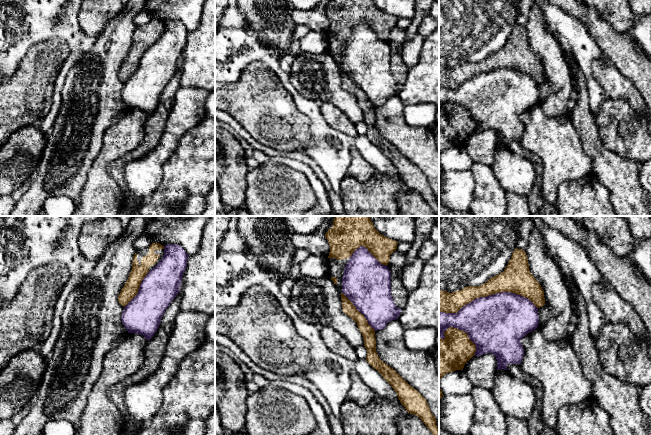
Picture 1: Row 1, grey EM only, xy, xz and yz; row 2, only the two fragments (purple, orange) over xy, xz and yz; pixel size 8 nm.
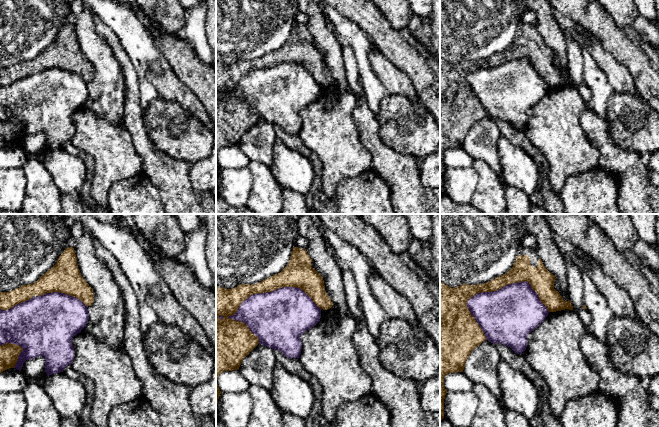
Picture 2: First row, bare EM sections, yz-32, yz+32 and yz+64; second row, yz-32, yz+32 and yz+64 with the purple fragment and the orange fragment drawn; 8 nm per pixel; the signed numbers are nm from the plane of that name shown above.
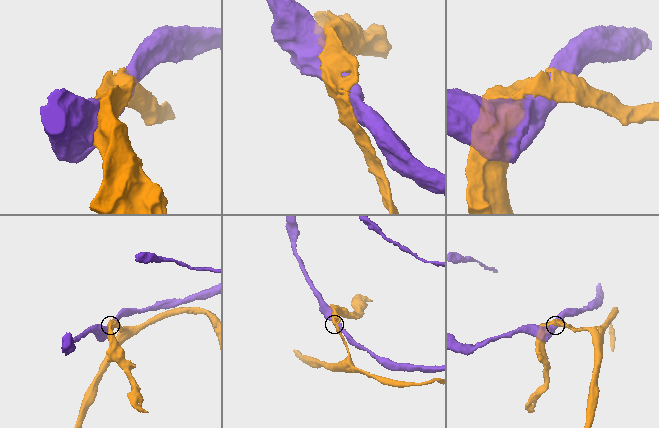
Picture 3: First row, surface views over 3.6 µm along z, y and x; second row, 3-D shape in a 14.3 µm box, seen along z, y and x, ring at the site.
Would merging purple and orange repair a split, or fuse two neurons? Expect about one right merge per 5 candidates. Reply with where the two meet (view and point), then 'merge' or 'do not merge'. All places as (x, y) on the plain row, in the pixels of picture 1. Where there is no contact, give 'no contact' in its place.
contact yz (489, 71); do not merge

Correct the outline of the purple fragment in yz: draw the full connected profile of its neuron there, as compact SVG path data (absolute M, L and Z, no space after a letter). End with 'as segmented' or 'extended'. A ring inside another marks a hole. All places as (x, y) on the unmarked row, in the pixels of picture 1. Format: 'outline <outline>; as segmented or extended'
outline M501 68L474 75L463 82L457 89L439 89L439 114L444 115L444 108L449 104L457 104L468 110L475 120L474 132L492 129L497 135L497 146L507 146L508 140L520 140L524 132L521 115L538 103L538 84L521 71Z; as segmented

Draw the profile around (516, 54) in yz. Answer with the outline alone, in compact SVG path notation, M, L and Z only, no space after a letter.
M516 24L504 47L480 62L468 62L452 69L439 66L439 89L457 89L476 74L511 68L528 74L537 84L545 81L544 67L529 46L526 28Z

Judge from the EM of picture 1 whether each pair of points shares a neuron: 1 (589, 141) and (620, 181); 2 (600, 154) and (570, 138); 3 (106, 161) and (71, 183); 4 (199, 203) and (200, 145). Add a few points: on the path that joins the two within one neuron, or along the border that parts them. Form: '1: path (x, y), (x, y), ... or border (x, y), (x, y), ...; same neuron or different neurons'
1: path (597, 151), (613, 171); same neuron
2: border (573, 122), (582, 148), (591, 159), (591, 166); different neurons
3: border (99, 153), (88, 172), (79, 195); different neurons
4: border (203, 194), (191, 195), (178, 205); different neurons

